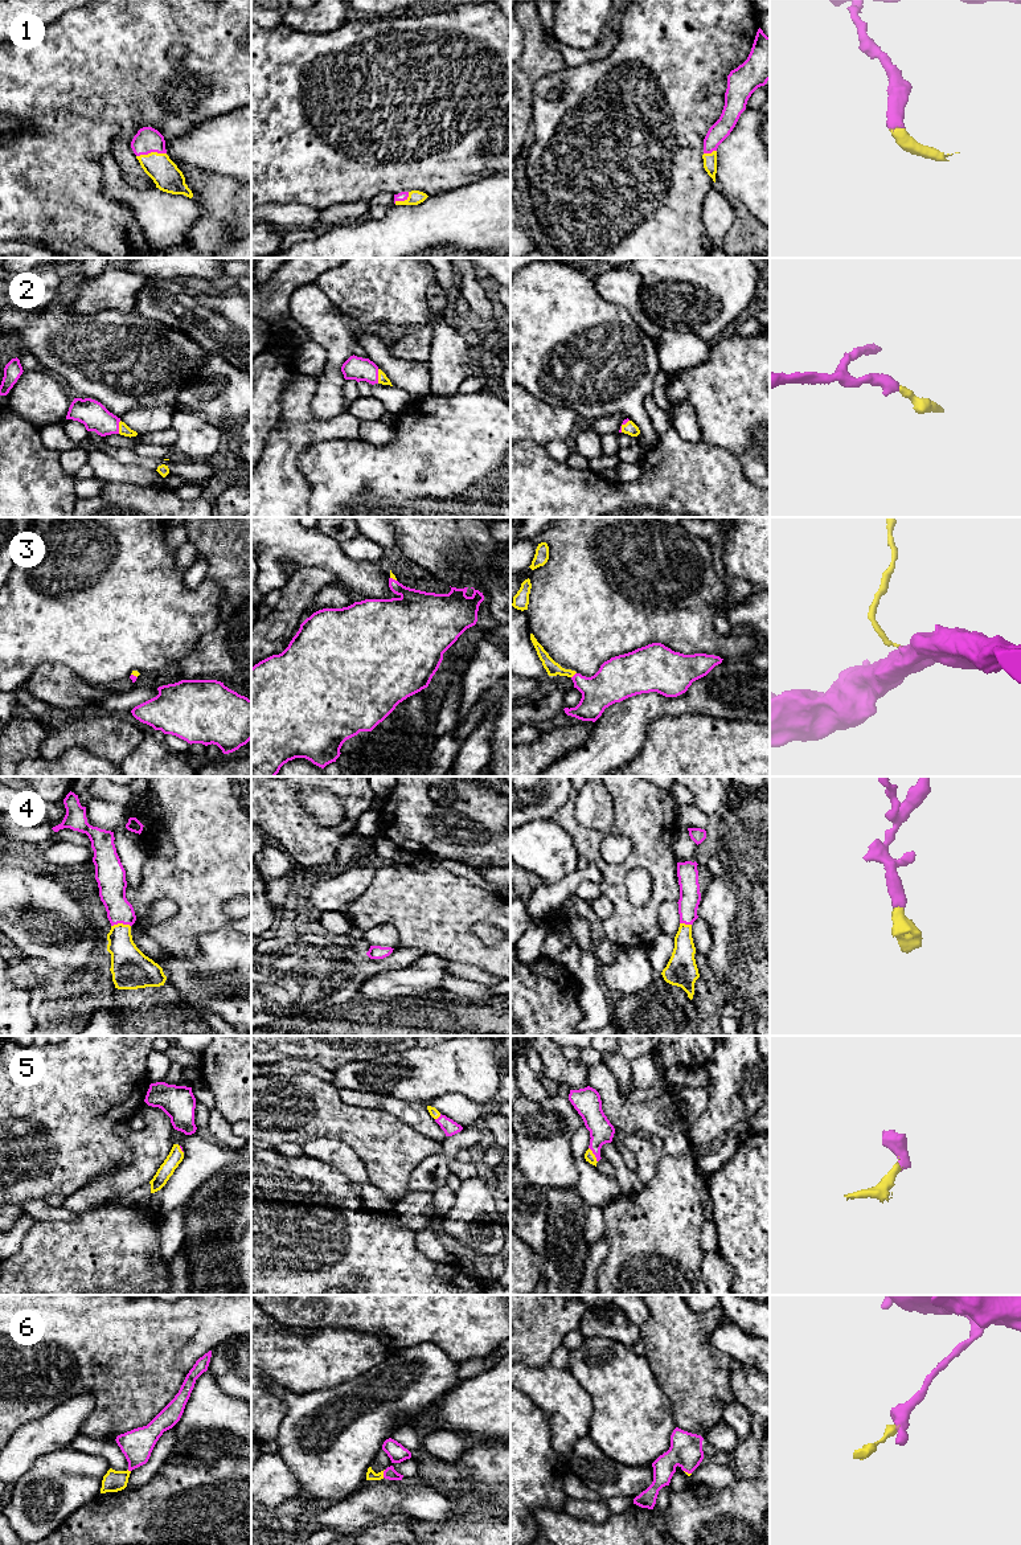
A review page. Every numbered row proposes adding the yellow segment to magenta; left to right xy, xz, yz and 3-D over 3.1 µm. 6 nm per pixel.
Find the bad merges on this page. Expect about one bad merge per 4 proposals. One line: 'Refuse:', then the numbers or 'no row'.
Refuse: no row

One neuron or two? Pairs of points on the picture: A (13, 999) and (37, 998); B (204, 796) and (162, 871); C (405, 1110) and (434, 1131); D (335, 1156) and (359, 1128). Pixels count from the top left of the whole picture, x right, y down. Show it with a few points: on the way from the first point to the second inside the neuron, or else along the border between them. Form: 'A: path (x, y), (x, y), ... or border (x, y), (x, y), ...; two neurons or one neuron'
A: border (28, 994), (29, 1012), (33, 1016); two neurons
B: path (204, 816), (204, 835), (181, 857); one neuron
C: path (411, 1113), (427, 1127); one neuron
D: border (315, 1138), (335, 1138), (345, 1142), (365, 1167); two neurons

